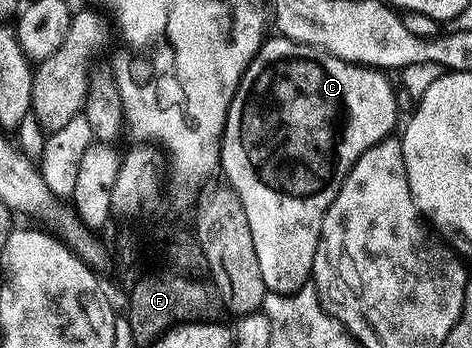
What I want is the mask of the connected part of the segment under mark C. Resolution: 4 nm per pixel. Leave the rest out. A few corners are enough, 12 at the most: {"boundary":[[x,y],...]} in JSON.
{"boundary":[[264,39],[219,162],[267,291],[392,135],[380,69]]}

